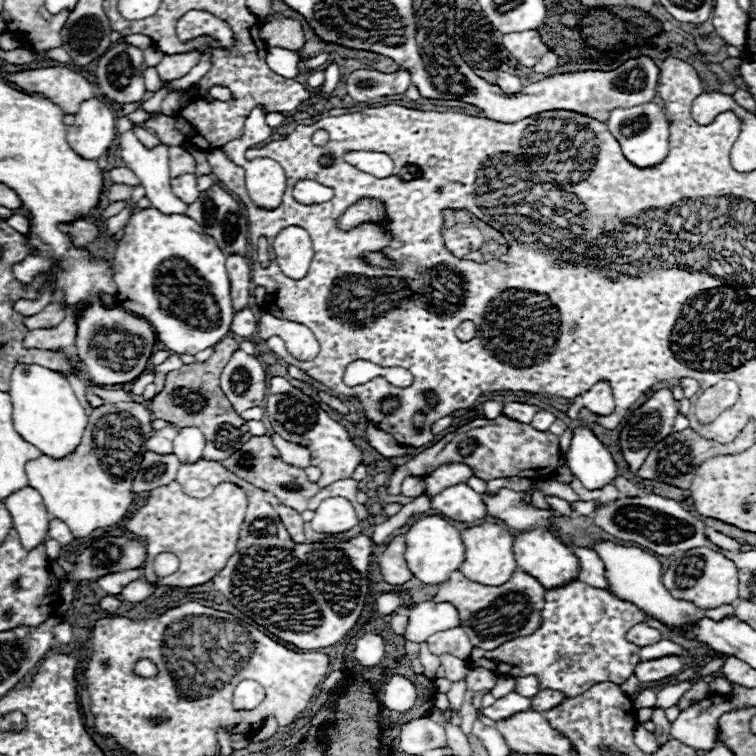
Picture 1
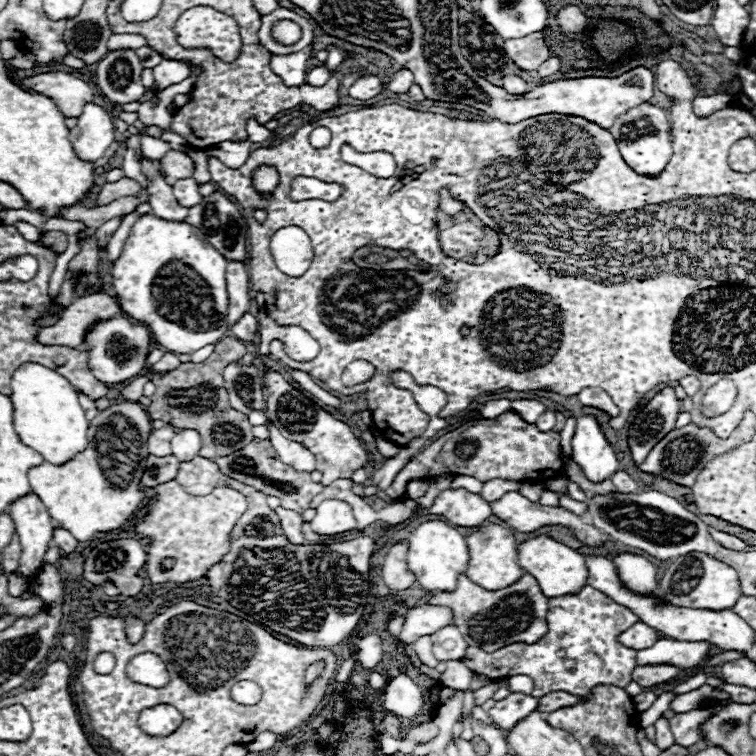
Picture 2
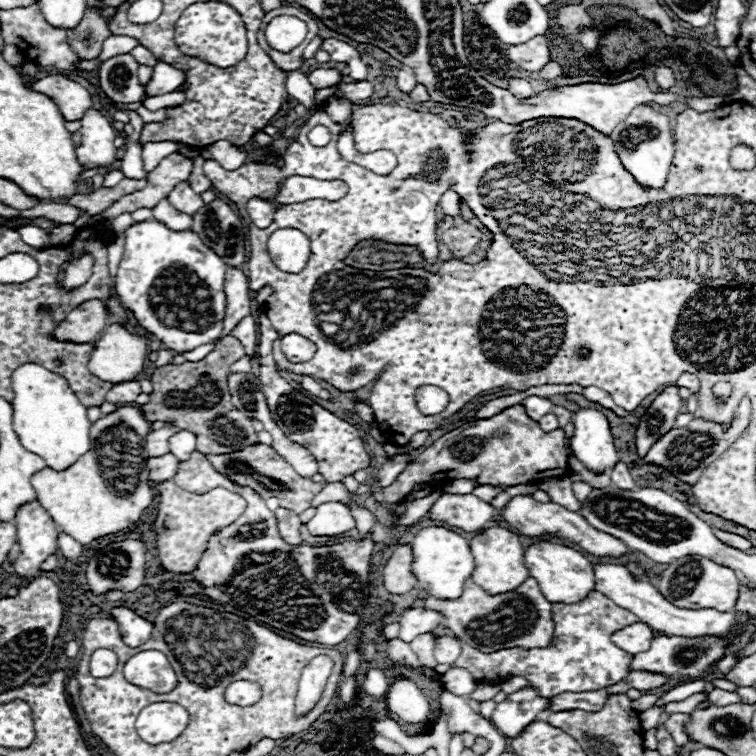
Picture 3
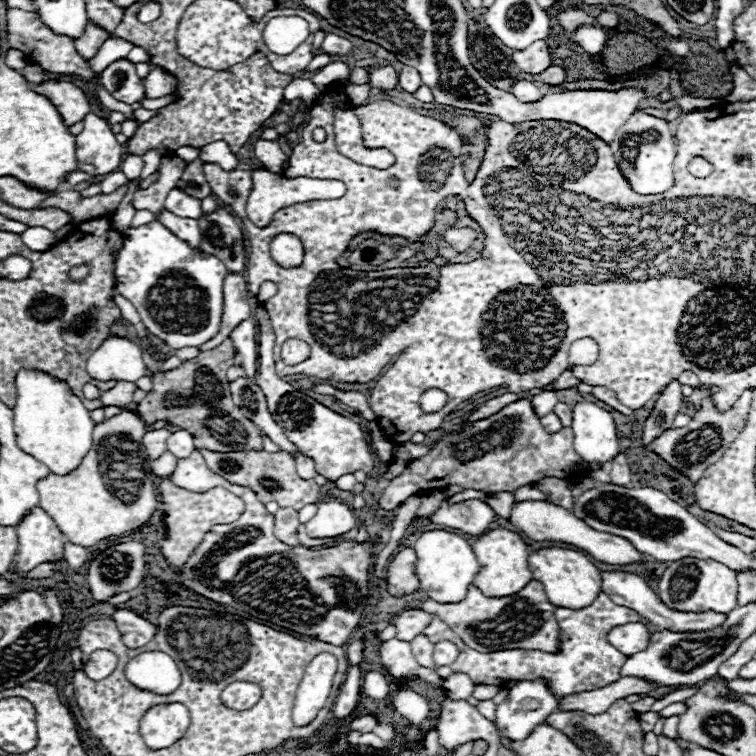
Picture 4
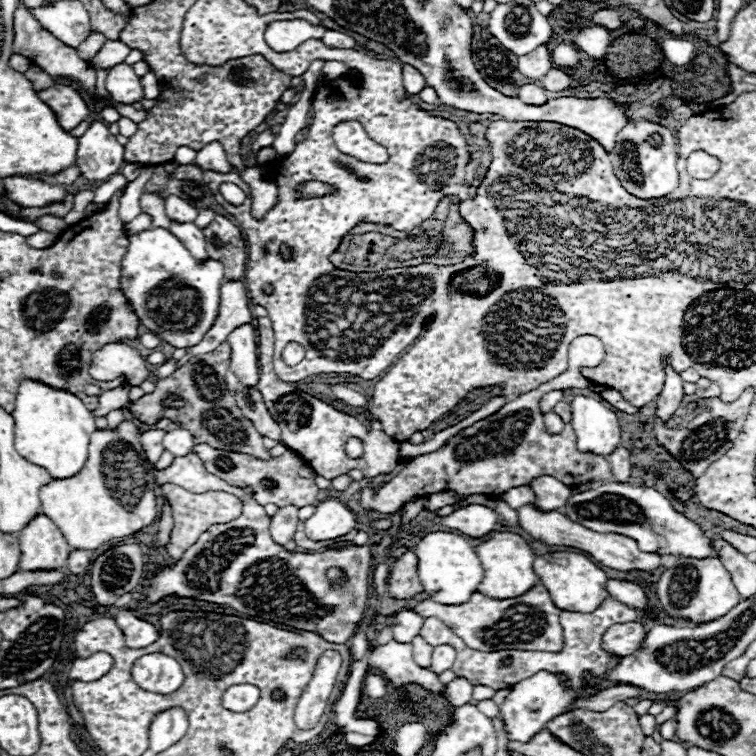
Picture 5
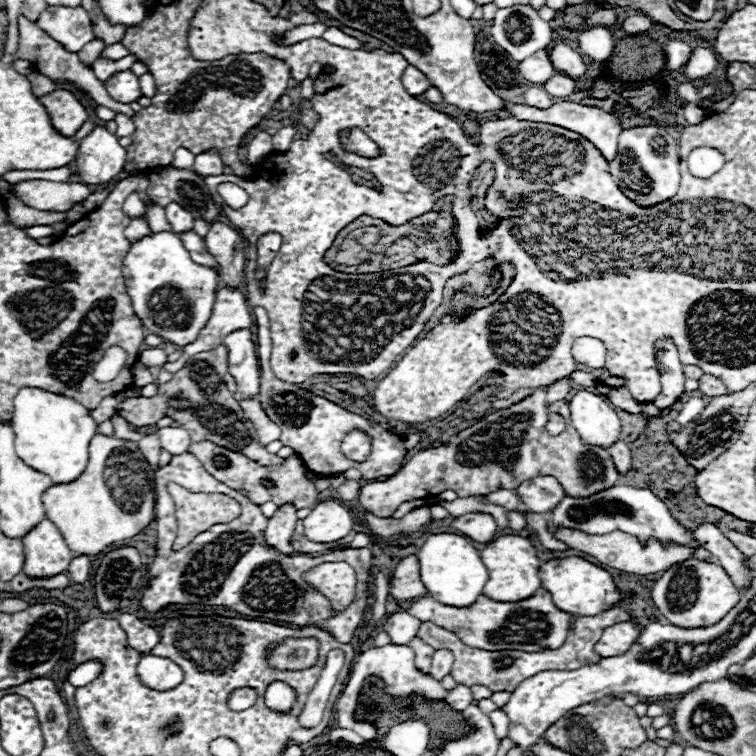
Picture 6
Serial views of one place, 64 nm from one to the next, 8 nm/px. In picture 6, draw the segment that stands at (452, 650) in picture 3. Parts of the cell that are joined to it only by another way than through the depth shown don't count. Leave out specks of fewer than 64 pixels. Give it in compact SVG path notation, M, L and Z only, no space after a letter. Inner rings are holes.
M436 650L434 656L432 656L432 668L430 668L430 676L434 680L442 680L444 676L450 674L450 668L452 668L452 662L454 662L454 656L452 652L448 650Z

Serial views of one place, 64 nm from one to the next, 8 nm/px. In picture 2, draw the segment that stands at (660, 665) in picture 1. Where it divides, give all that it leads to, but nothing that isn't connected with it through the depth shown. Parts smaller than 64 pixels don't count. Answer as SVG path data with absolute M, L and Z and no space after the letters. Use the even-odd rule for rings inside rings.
M636 666L632 672L632 680L640 684L642 688L650 688L662 682L668 682L678 676L678 668L668 668L668 666L658 666L658 668L640 668Z

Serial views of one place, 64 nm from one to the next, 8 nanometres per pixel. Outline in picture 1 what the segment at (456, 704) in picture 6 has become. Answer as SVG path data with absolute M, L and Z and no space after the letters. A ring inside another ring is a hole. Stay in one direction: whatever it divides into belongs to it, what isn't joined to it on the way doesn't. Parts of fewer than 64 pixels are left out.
M442 656L442 666L446 670L446 680L450 682L458 682L464 680L468 676L468 664L464 660L458 660L456 656Z

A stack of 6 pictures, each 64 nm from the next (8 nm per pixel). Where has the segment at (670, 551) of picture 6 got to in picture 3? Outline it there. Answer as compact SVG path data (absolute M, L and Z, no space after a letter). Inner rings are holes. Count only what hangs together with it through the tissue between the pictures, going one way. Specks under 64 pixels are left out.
M514 496L510 500L510 504L506 506L506 510L502 512L502 518L514 526L518 532L526 534L526 536L532 536L532 538L540 538L540 536L546 536L546 534L556 534L564 540L570 540L574 544L578 544L580 548L584 548L586 552L594 554L594 556L610 556L610 558L622 558L622 556L628 556L632 550L622 542L622 540L616 540L614 536L606 534L606 532L600 532L596 528L592 528L580 514L576 512L570 512L566 508L562 508L560 504L554 504L554 502L546 502L546 504L540 504L528 496Z

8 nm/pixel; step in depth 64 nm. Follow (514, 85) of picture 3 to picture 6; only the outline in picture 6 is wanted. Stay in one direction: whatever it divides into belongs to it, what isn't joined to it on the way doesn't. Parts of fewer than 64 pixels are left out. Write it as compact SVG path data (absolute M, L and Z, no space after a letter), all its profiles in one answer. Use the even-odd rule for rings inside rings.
M530 88L526 92L526 104L536 106L536 108L550 108L552 106L552 98L544 88Z

